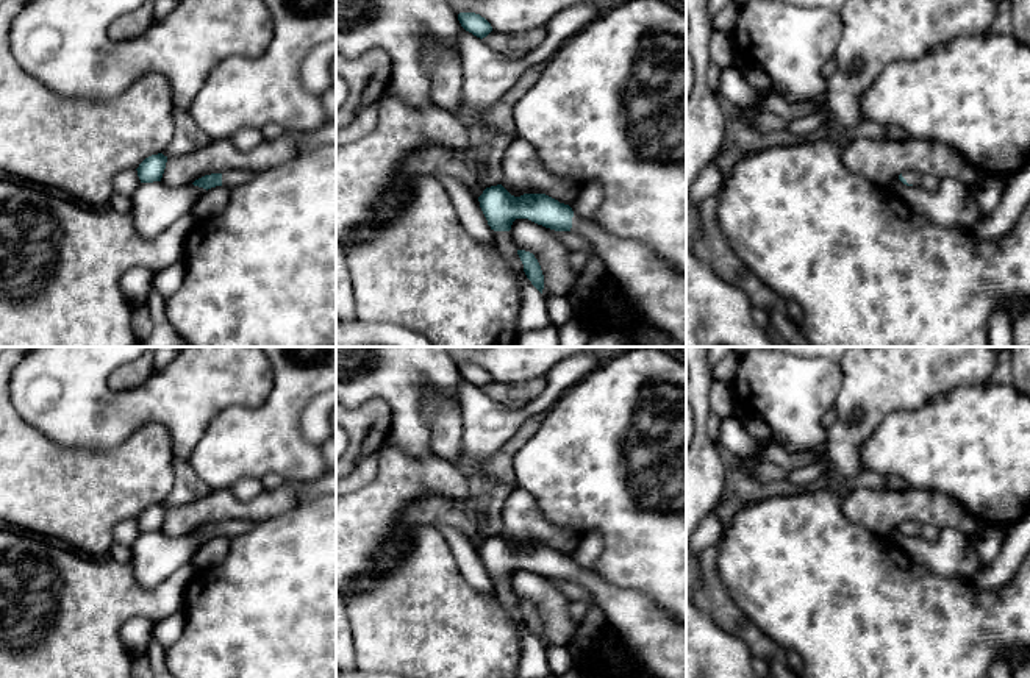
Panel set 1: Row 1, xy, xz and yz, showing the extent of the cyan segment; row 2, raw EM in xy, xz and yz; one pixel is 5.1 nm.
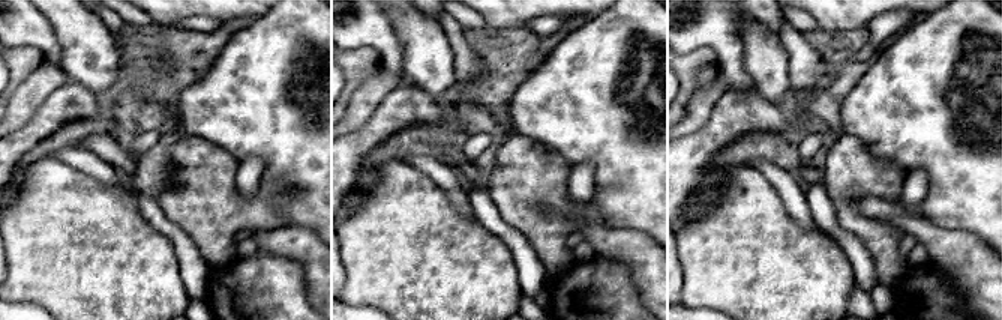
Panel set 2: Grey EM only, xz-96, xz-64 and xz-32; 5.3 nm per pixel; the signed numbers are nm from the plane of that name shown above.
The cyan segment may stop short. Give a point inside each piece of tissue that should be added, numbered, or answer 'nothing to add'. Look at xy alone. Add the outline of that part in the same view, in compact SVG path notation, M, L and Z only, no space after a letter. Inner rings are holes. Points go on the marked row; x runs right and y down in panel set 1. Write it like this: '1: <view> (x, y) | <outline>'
1: xy (230, 178) | M225 170L222 172L222 186L234 187L241 186L256 177L256 172L252 170Z

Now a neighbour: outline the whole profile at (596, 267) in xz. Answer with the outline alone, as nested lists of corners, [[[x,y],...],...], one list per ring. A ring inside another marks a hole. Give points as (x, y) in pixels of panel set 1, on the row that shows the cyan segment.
[[[599,255],[589,258],[585,270],[580,272],[575,291],[569,297],[574,316],[580,314],[586,295],[597,287],[606,272],[606,264]]]

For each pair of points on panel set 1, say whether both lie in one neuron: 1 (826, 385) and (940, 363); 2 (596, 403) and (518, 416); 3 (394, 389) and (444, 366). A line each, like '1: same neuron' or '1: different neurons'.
1: different neurons
2: different neurons
3: same neuron

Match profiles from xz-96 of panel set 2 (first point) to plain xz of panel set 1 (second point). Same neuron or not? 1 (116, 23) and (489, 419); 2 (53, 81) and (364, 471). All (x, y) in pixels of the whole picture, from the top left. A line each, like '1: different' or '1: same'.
1: same
2: same

